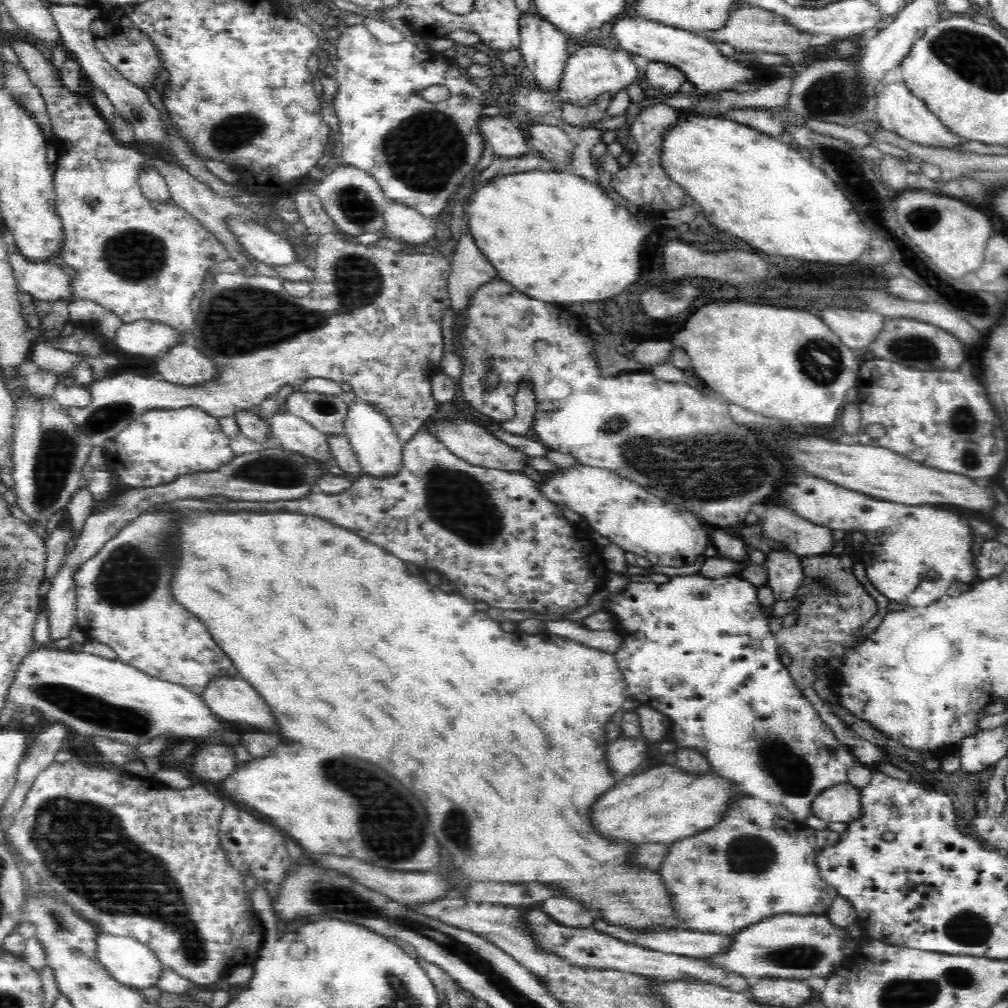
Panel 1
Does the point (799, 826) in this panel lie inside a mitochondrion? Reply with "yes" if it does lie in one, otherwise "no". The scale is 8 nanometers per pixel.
no

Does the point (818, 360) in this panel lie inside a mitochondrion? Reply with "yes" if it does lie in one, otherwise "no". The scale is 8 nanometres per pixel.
yes

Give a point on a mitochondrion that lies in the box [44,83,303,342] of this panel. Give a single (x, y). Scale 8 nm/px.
(135, 255)

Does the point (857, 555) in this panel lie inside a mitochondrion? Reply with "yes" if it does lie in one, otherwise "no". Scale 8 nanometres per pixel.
no

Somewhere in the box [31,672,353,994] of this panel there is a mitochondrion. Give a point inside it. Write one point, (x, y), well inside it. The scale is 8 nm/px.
(60, 922)

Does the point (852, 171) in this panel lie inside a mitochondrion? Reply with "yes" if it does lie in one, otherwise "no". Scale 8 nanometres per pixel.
yes

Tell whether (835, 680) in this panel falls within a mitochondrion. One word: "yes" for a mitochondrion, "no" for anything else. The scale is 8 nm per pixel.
no

